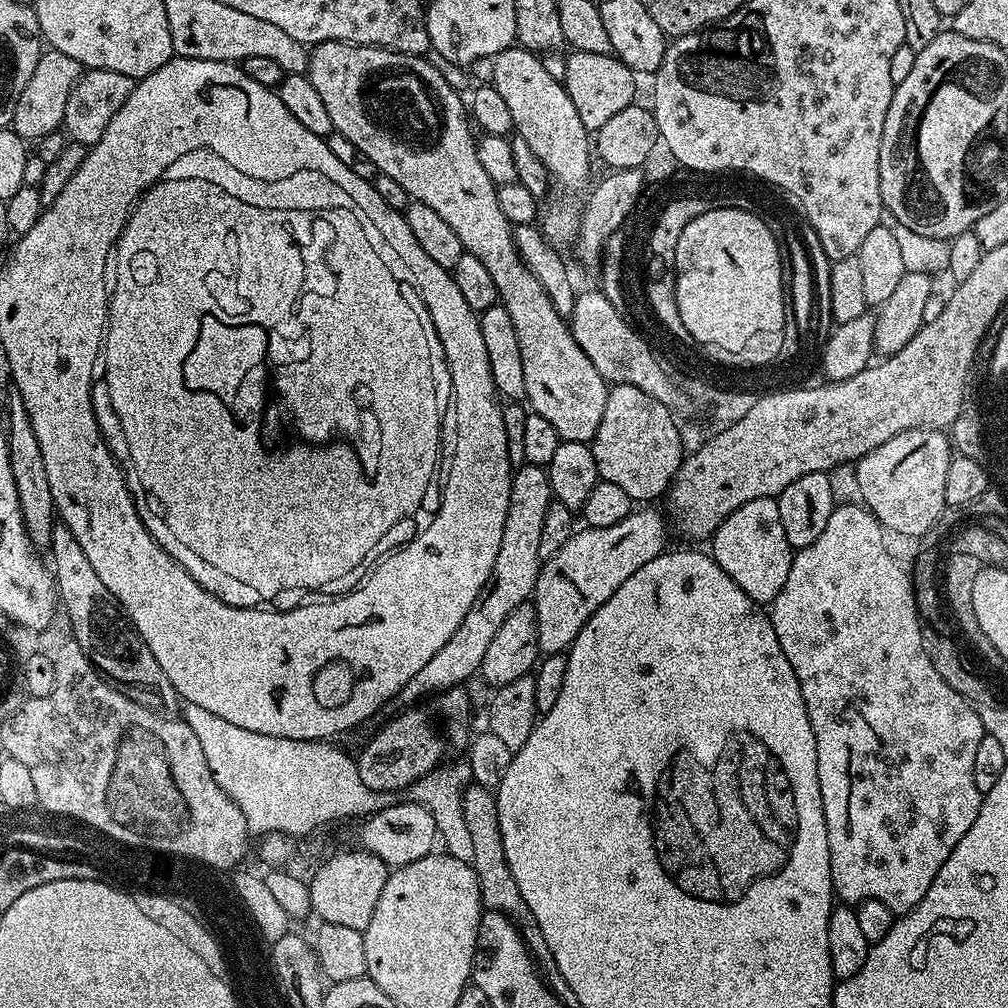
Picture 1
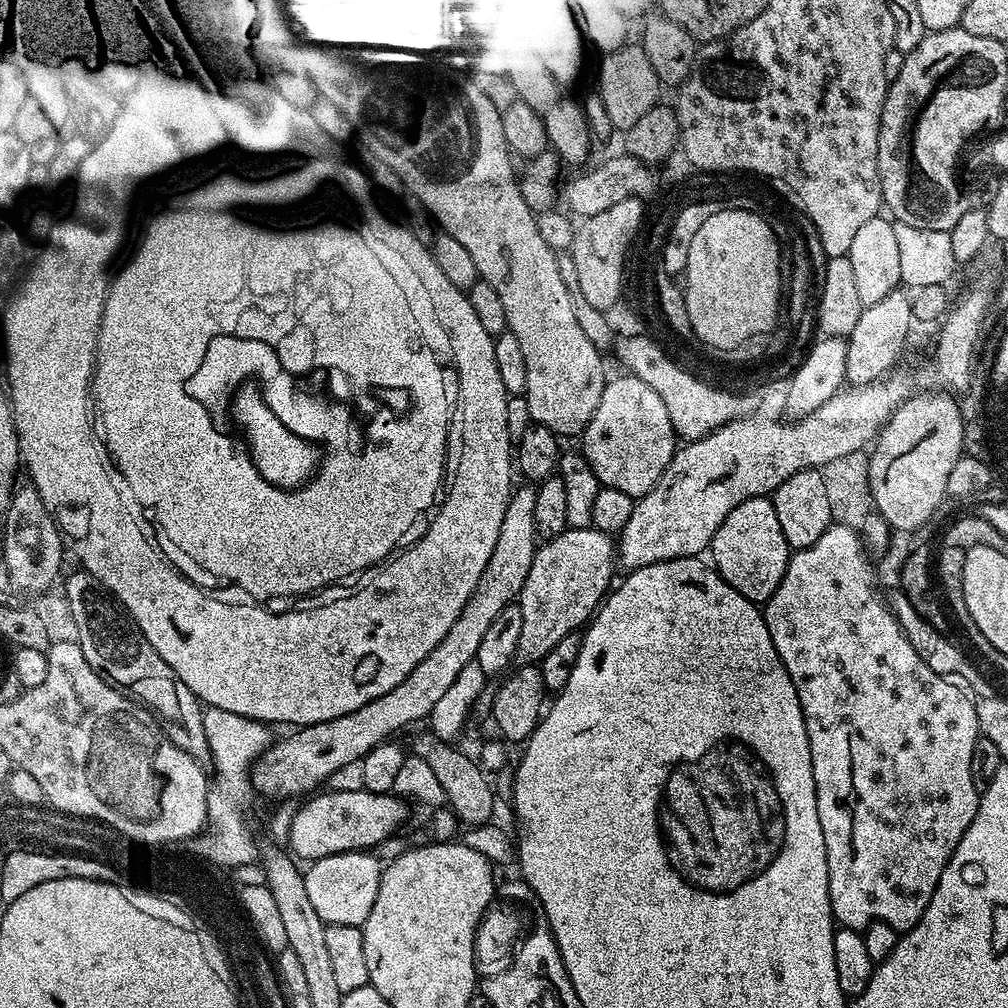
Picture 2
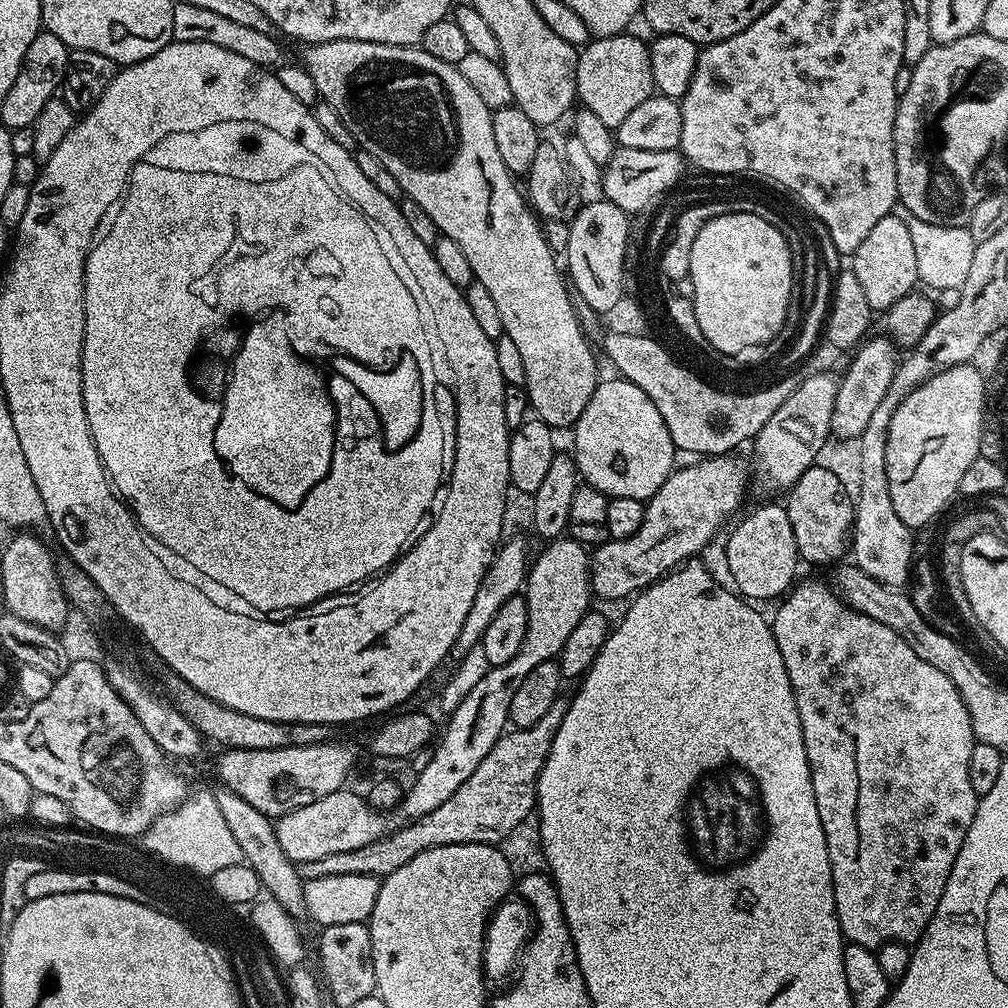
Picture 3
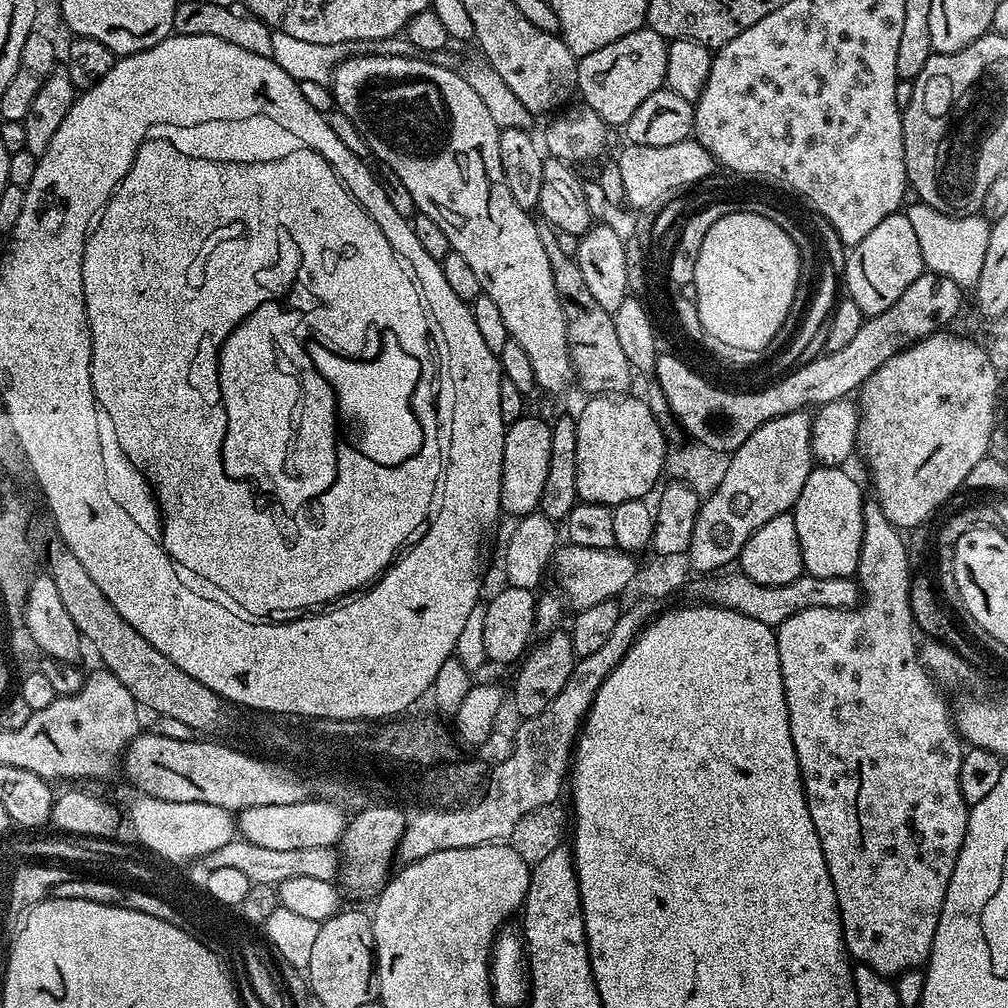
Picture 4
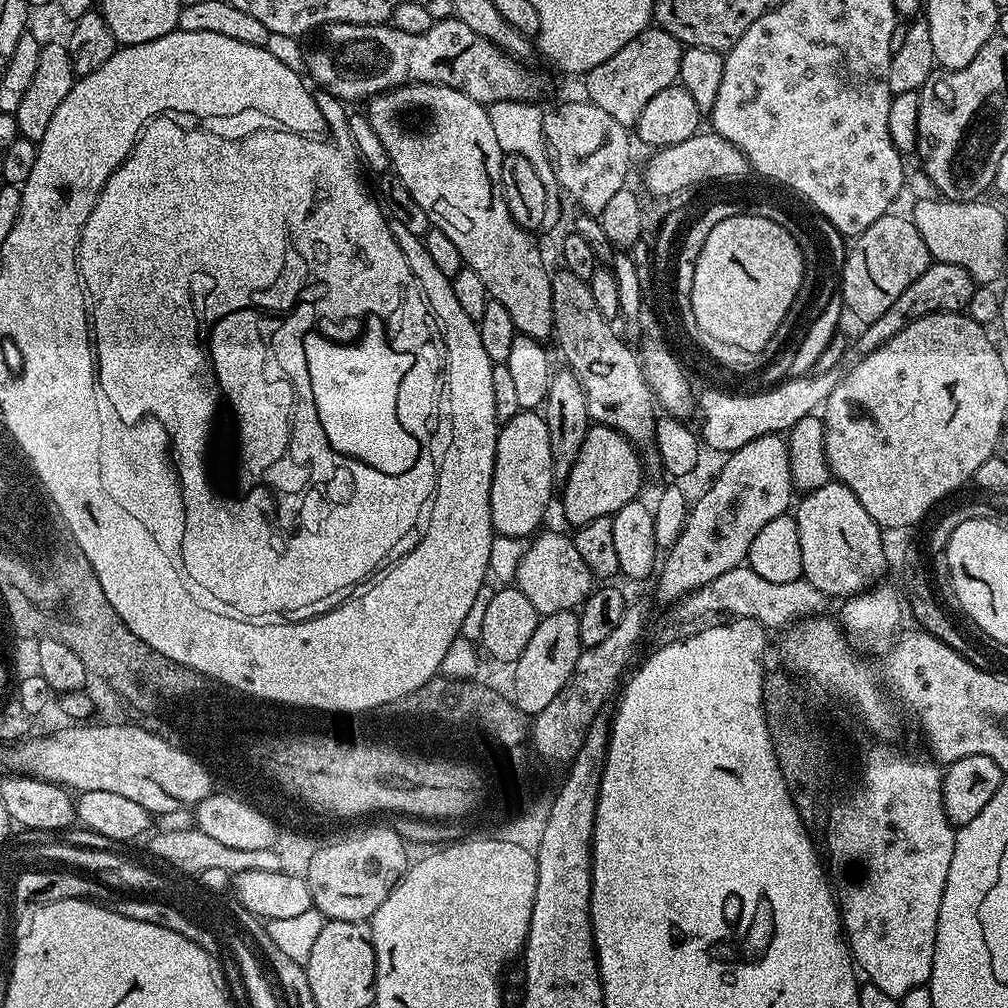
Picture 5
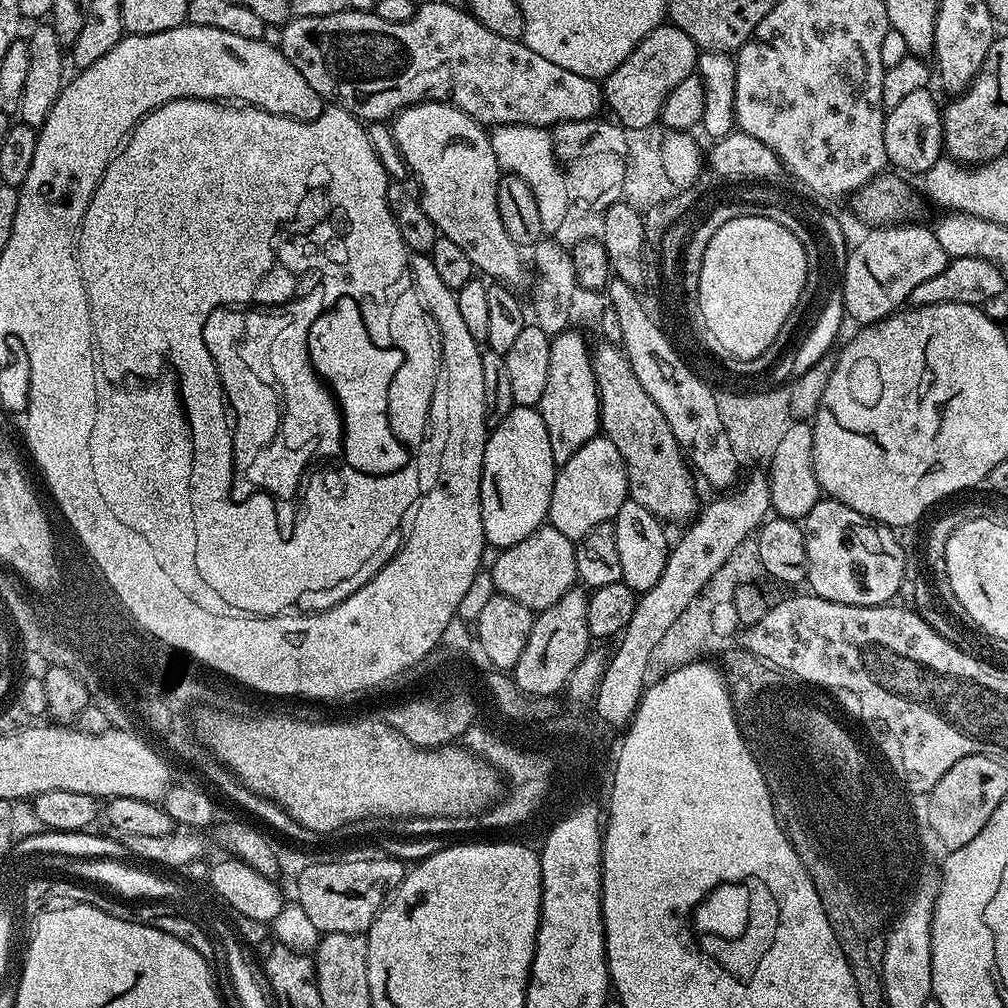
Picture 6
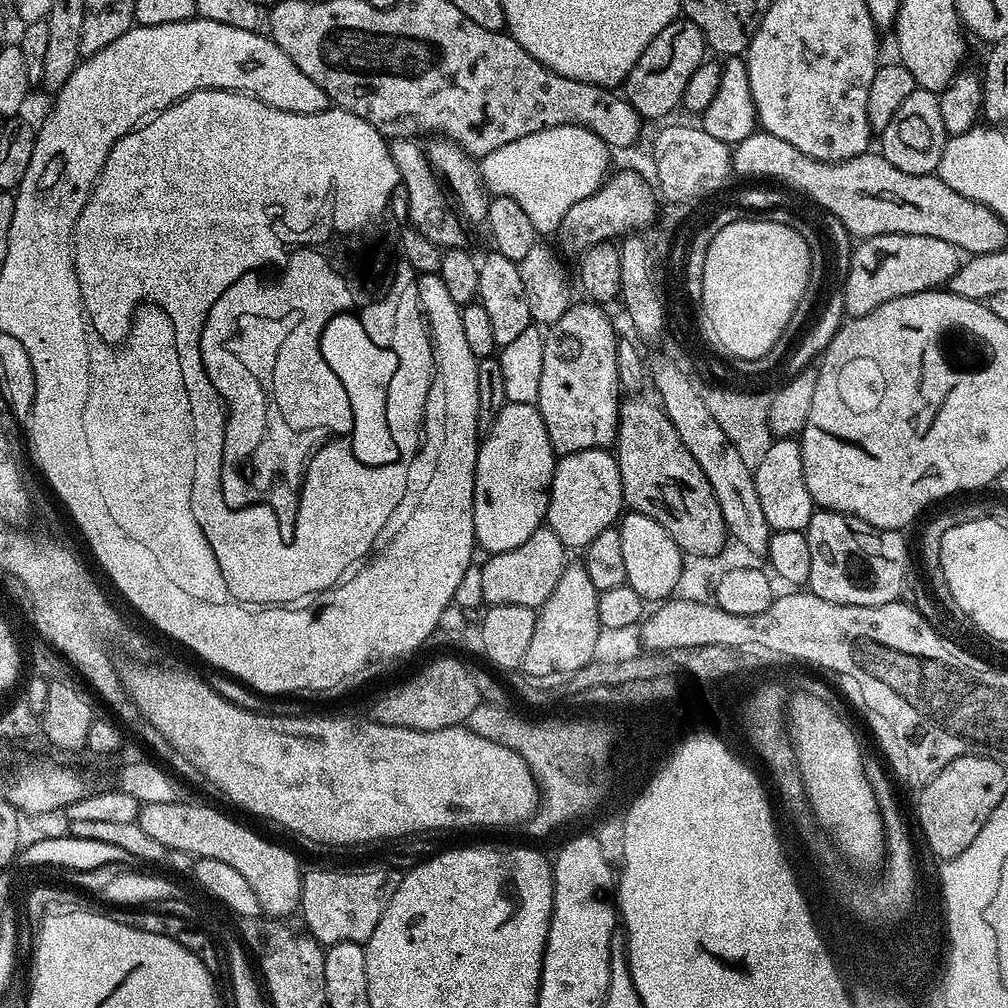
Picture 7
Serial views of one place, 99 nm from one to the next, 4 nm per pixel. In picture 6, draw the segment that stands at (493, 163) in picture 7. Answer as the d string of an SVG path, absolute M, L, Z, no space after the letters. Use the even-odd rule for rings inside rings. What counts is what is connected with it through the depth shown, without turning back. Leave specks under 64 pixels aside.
M529 124L497 125L491 131L491 137L496 143L496 157L505 173L519 176L530 190L536 193L538 214L544 216L544 230L548 234L556 234L560 223L570 213L570 203L565 191L548 192L552 188L552 166L556 160L551 133L542 127L532 127Z

